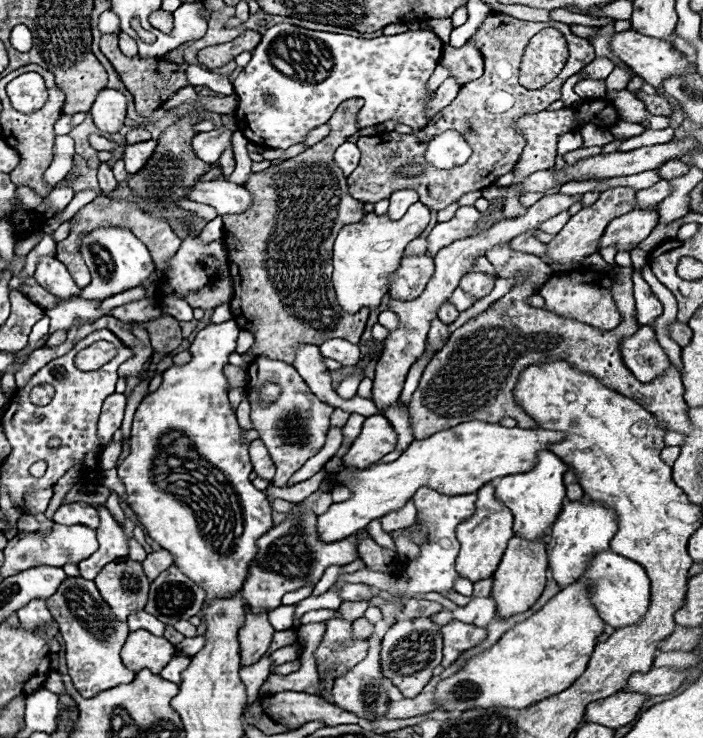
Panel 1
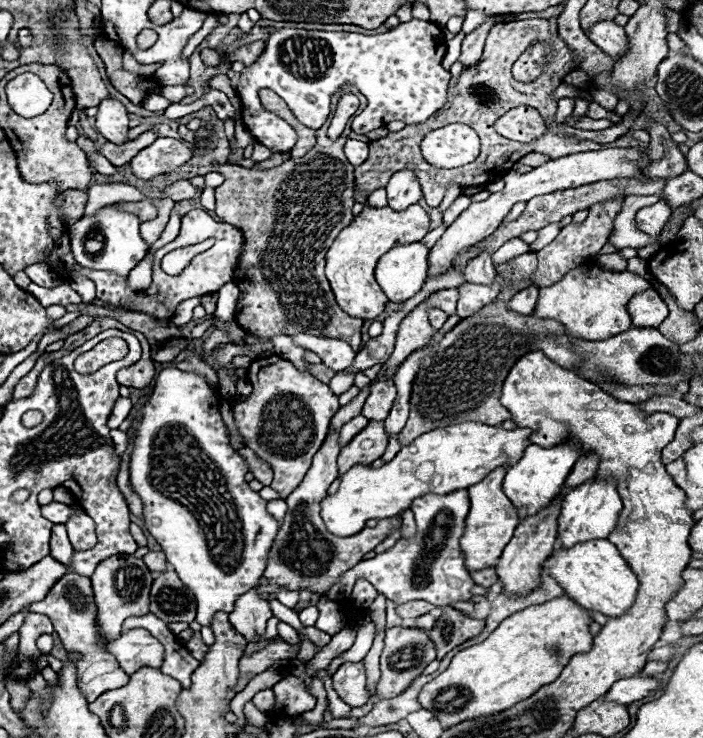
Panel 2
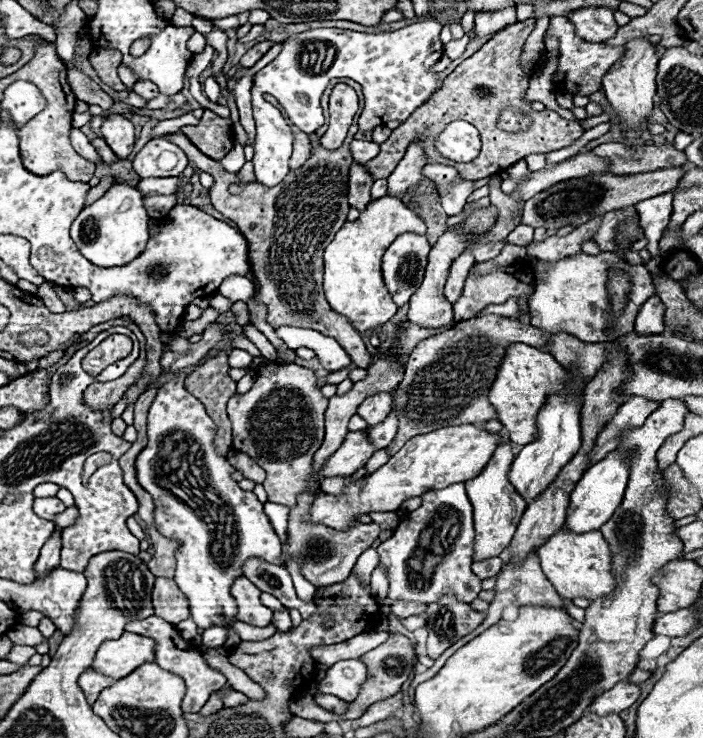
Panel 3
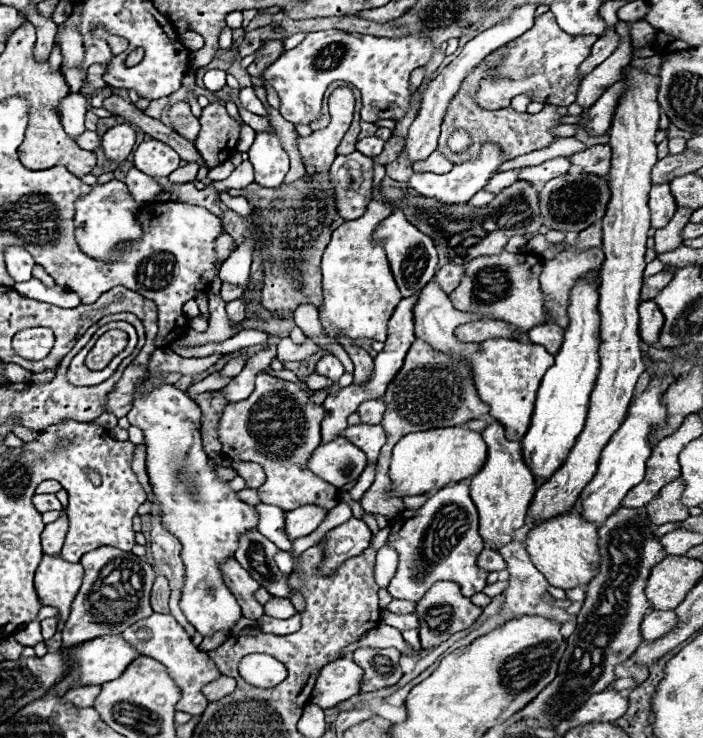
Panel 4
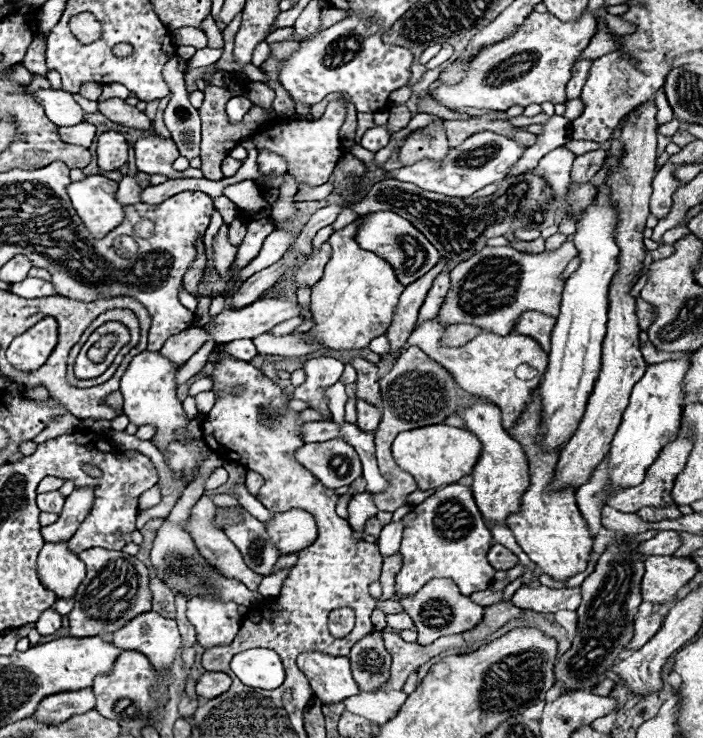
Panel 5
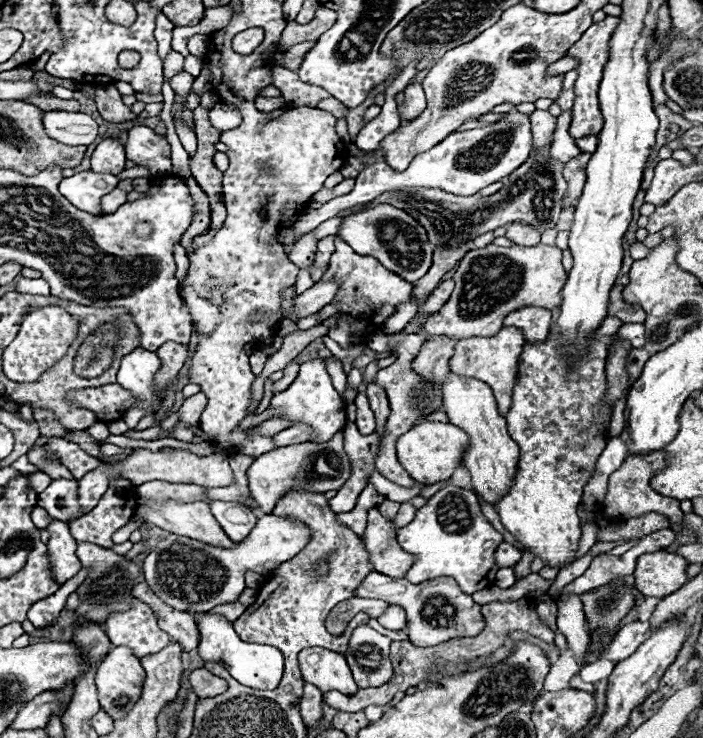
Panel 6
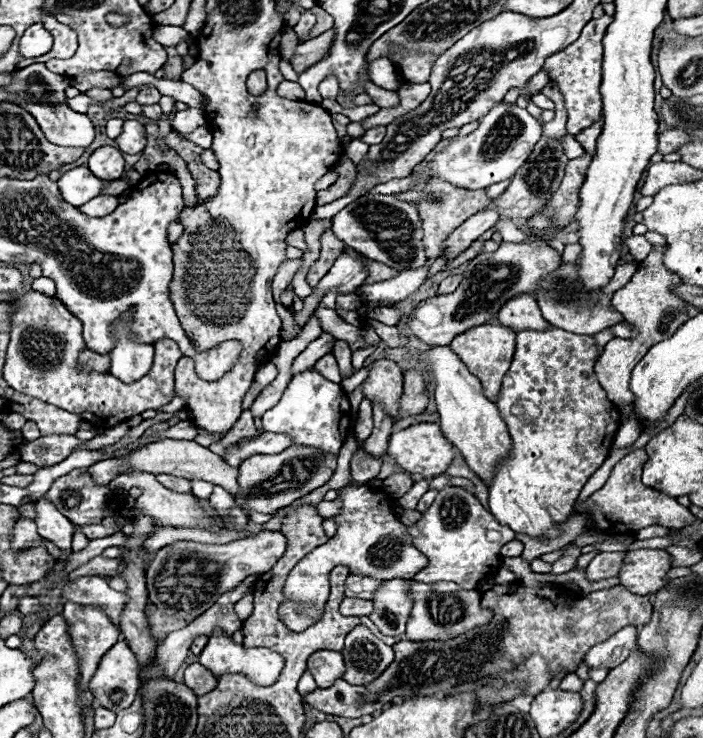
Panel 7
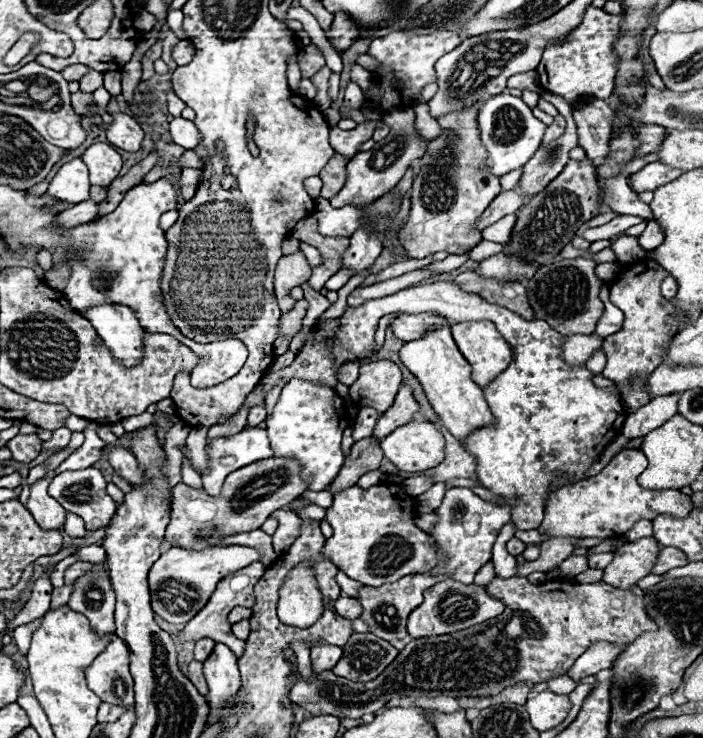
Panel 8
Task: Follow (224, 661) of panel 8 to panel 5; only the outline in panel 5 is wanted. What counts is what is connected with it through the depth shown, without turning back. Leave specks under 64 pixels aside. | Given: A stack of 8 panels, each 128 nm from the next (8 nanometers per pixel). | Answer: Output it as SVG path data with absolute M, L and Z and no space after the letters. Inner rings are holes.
M214 594L190 598L186 616L196 628L198 644L204 648L230 644L242 618L236 602L218 602ZM253 648L251 652L235 655L232 659L232 670L244 686L262 690L274 690L286 678L278 654L265 648Z

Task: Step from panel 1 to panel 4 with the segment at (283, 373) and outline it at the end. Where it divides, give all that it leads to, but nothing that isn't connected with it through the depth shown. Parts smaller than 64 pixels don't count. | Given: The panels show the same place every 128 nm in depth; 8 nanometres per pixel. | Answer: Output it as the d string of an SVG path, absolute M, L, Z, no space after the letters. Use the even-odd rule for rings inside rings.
M258 374L252 396L240 402L228 402L218 422L222 452L232 460L260 464L266 470L266 482L258 488L258 496L262 502L278 506L284 512L306 504L316 504L330 510L338 504L336 488L318 478L306 466L310 454L320 444L322 420L322 404L314 404L310 398L312 394L294 382L280 380L270 374ZM274 392L276 396L266 396Z

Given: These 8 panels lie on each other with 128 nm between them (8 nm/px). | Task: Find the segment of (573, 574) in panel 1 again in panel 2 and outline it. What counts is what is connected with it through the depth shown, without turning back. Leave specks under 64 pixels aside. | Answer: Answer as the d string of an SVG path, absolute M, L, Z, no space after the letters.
M588 480L568 494L564 494L562 500L562 512L558 518L558 548L566 546L576 546L578 542L588 542L594 538L608 538L608 534L614 530L618 524L618 514L622 510L622 500L614 488L612 482L608 480Z

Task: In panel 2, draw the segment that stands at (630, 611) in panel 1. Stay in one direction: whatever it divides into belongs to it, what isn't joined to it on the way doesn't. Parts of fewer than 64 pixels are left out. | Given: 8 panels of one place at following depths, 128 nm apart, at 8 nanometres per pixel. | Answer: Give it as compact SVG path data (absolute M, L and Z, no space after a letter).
M590 540L568 550L558 550L546 560L546 564L550 576L556 578L564 592L588 610L596 610L608 618L618 618L634 606L634 596L640 586L638 576L628 568L628 562L608 540Z

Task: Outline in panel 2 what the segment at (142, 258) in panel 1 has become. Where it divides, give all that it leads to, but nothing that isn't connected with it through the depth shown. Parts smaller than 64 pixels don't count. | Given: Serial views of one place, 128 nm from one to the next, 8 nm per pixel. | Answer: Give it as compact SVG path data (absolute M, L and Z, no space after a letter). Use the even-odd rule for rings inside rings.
M104 206L100 208L94 216L80 218L76 224L70 226L70 246L74 260L78 260L80 266L92 268L92 270L110 270L114 274L128 276L130 270L146 256L148 244L140 238L140 220L134 214L120 212L114 206ZM88 240L98 240L102 242L102 250L98 252L86 252L86 242ZM30 284L28 286L28 292L34 294L44 308L48 308L50 304L60 304L60 306L68 306L68 304L80 304L82 298L68 286L68 284L62 284L58 288L52 288L52 290L46 290L46 288L40 288L36 284Z

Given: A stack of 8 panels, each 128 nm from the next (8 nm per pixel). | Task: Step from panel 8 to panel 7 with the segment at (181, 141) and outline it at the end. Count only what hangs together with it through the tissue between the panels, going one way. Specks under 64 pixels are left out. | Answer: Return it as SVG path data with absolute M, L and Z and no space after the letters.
M200 126L190 136L182 136L182 138L190 140L190 142L202 146L202 148L210 148L212 146L212 130L208 126Z

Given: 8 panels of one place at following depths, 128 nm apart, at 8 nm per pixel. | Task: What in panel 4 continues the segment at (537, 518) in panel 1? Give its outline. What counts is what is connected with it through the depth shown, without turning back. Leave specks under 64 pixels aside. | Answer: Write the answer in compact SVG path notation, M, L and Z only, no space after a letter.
M582 278L572 294L568 306L570 324L564 334L560 352L554 356L554 366L546 372L538 396L536 410L532 414L532 424L522 440L522 460L536 480L546 480L562 462L578 434L582 432L586 414L588 414L588 396L596 382L600 362L598 362L598 344L600 344L600 314L598 314L598 292L592 278Z

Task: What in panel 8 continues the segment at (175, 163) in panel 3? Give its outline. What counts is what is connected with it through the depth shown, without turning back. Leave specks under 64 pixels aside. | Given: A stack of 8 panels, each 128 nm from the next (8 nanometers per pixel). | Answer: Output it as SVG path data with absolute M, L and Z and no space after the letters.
M112 114L112 116L114 116L114 122L110 126L102 124L110 144L126 152L138 152L144 140L144 130L140 128L140 124L132 116L126 116L126 114Z

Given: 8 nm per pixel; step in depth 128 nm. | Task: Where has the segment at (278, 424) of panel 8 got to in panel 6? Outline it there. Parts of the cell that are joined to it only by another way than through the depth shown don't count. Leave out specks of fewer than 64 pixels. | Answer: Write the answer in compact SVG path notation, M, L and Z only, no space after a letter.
M314 358L314 360L308 360L308 362L300 364L300 372L298 372L298 378L294 380L294 384L288 390L278 392L272 398L270 406L280 408L278 418L284 416L284 418L290 418L292 424L306 422L306 424L314 426L312 442L328 442L346 424L346 418L342 418L342 412L340 412L342 400L332 386L330 374L328 374L326 364L324 364L324 358Z

